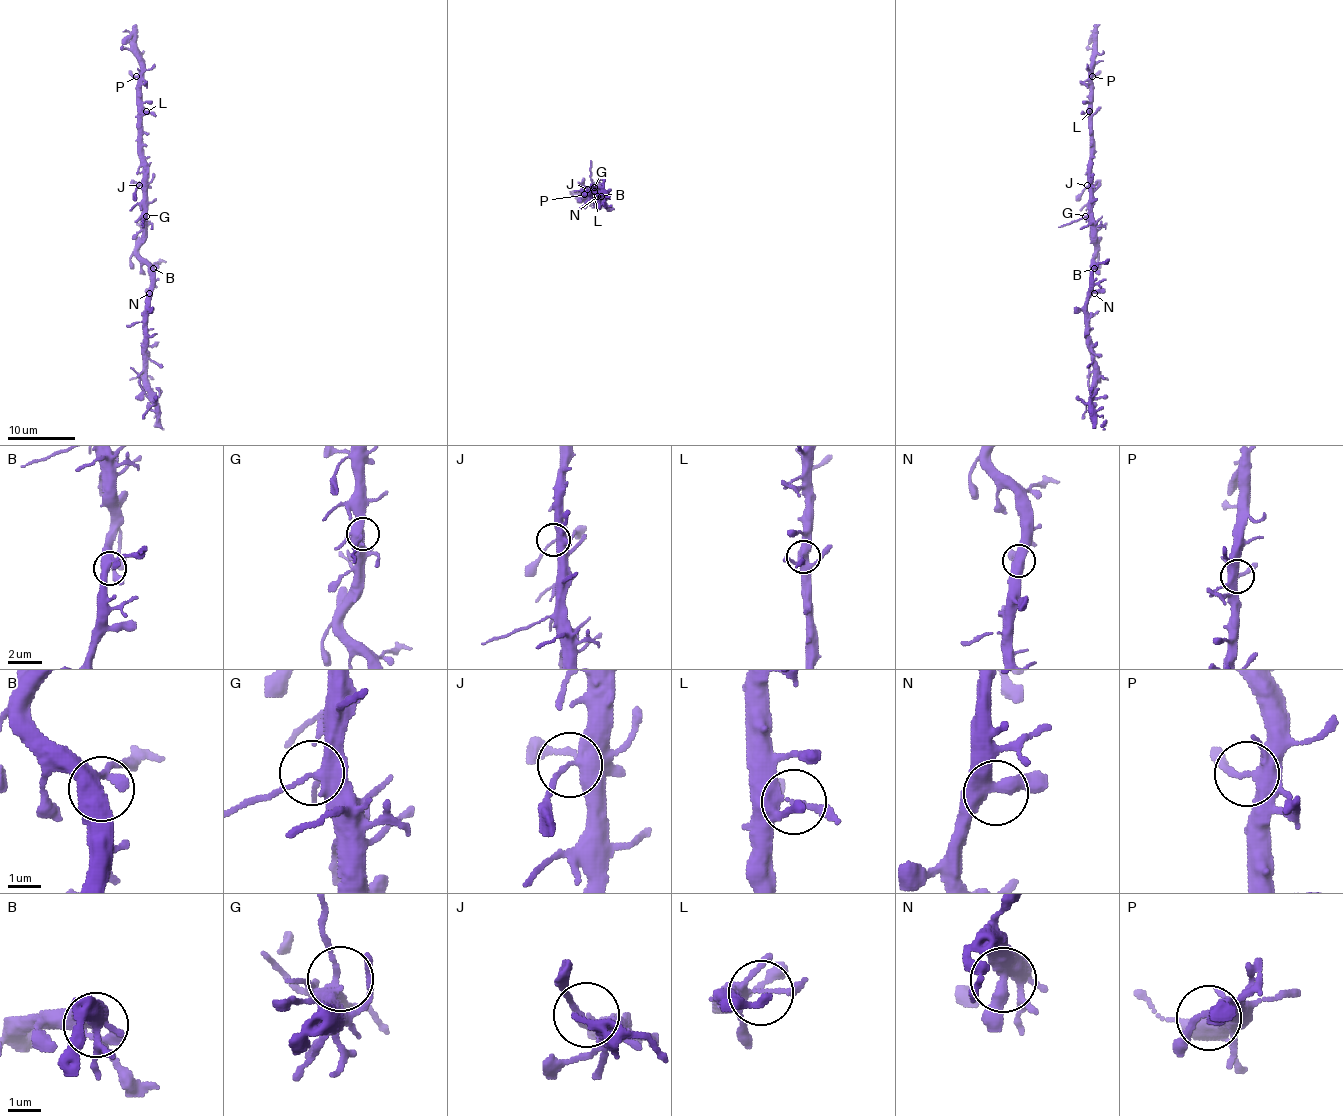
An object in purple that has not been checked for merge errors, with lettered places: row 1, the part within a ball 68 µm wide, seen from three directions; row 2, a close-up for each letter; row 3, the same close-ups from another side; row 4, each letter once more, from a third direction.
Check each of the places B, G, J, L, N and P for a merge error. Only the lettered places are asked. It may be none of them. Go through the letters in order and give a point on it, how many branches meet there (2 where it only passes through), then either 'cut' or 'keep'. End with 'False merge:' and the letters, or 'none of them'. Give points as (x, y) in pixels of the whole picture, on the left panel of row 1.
B: place (153, 268); branches 4; keep
G: place (146, 216); branches 4; keep
J: place (139, 185); branches 3; keep
L: place (146, 111); branches 3; keep
N: place (149, 293); branches 3; keep
P: place (136, 76); branches 3; keep
False merge: none of them

